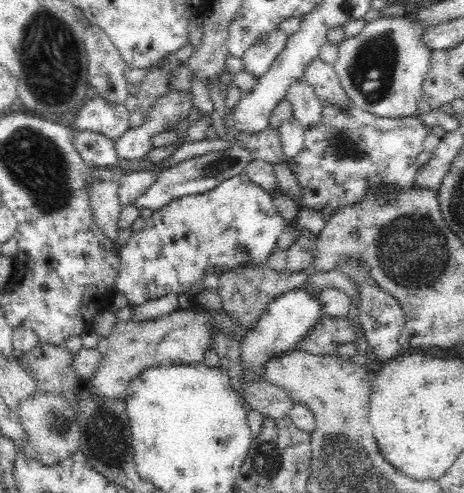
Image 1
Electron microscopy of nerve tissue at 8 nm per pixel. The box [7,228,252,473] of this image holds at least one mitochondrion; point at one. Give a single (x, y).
(55, 426)

